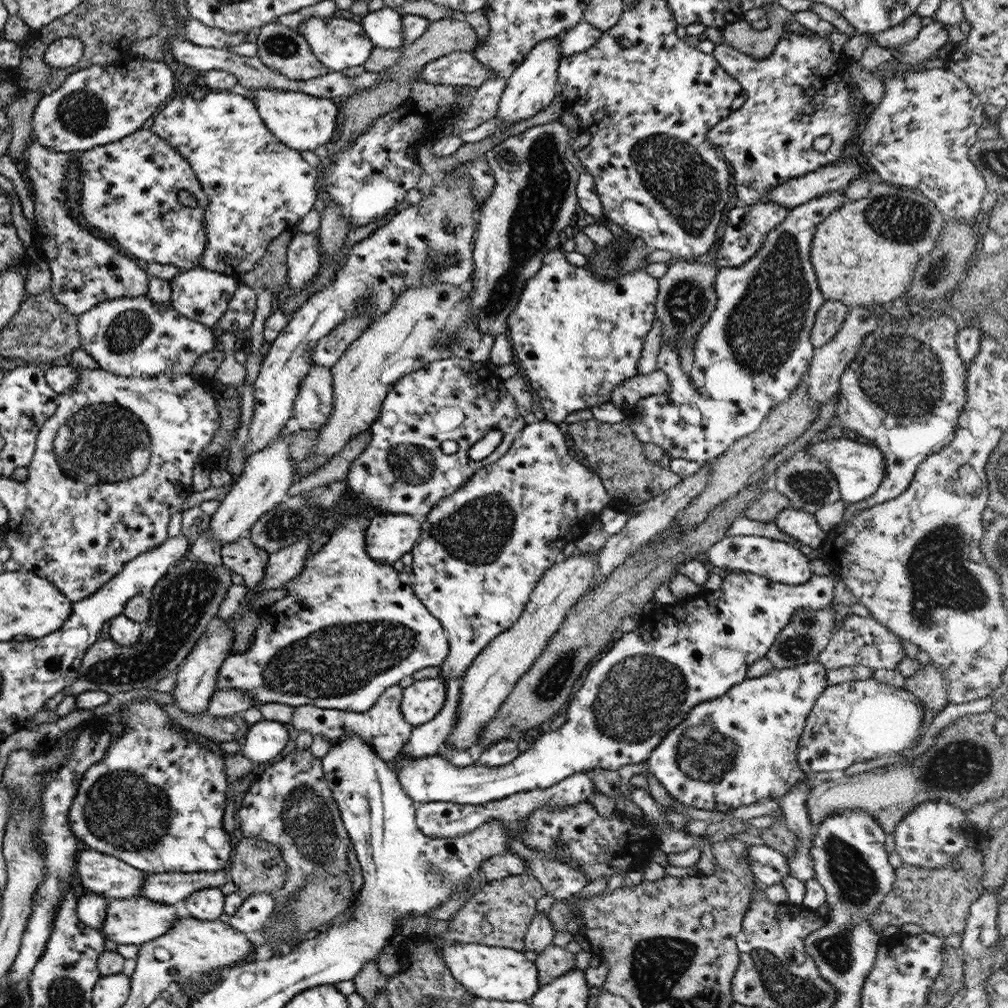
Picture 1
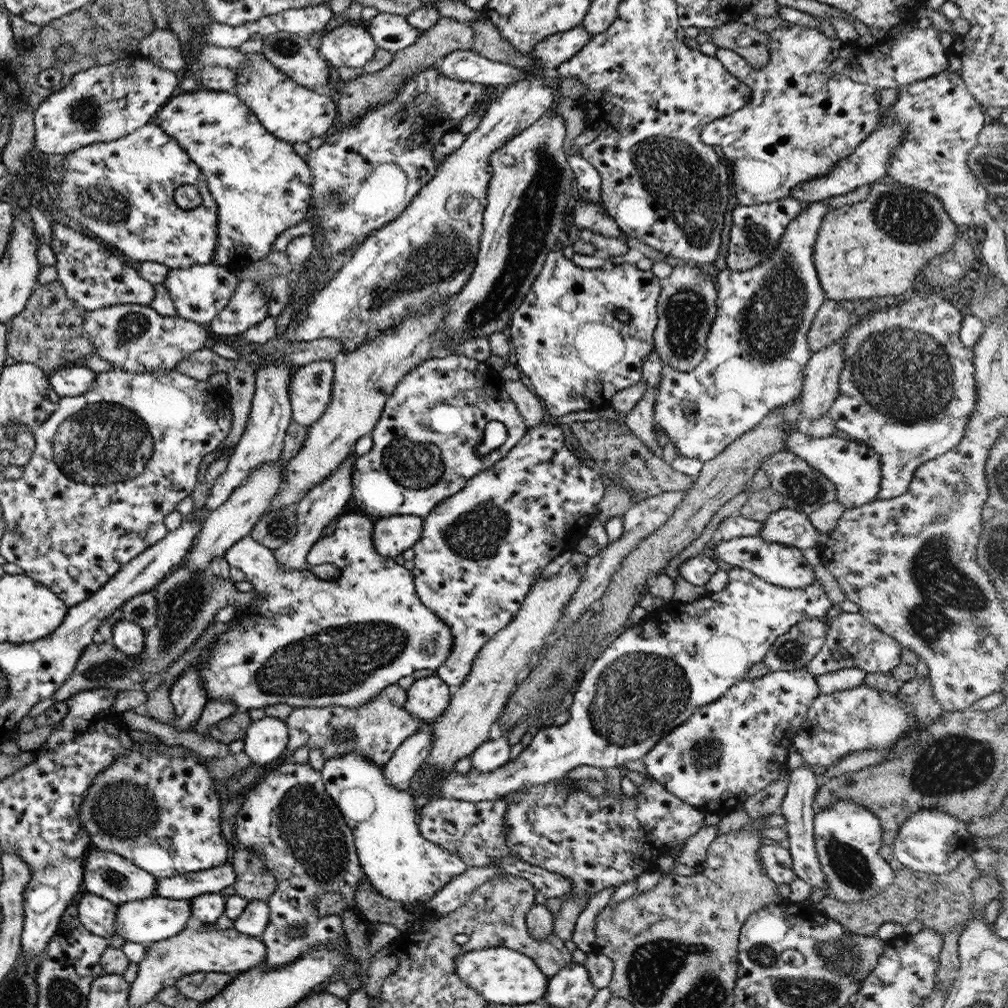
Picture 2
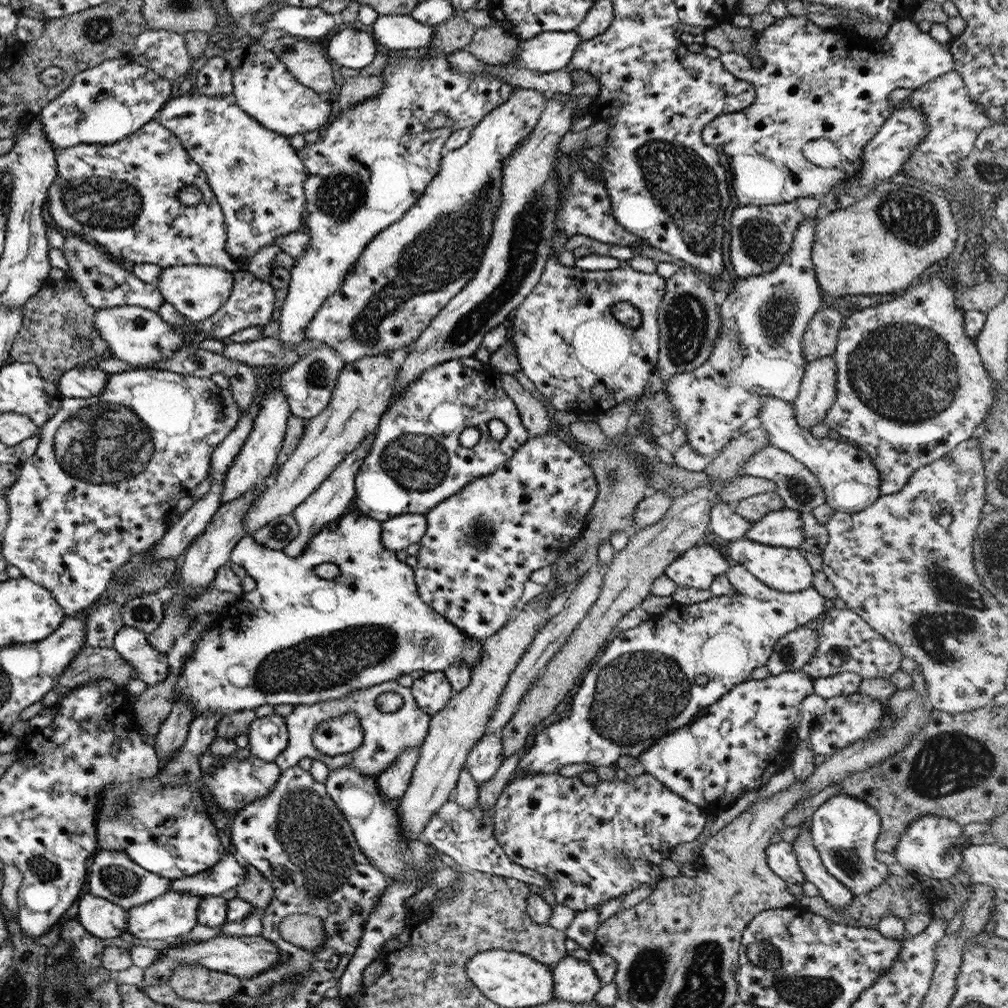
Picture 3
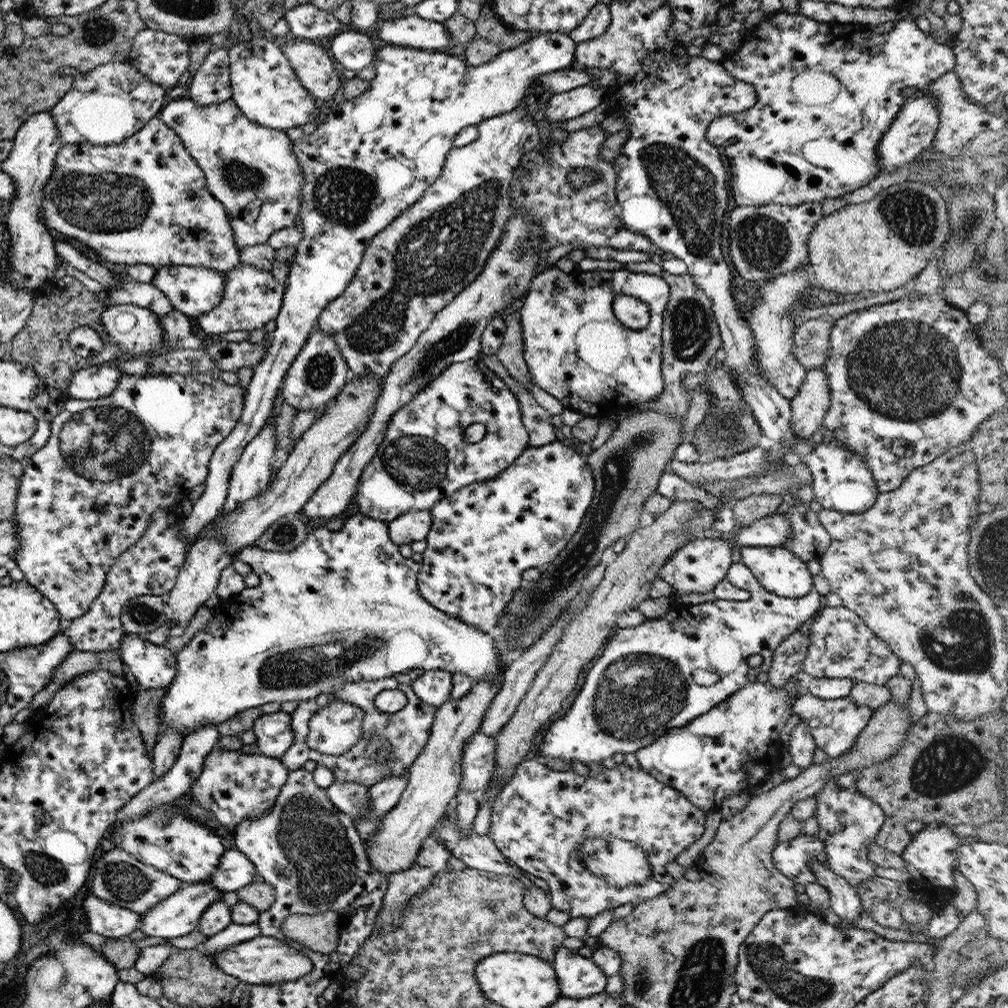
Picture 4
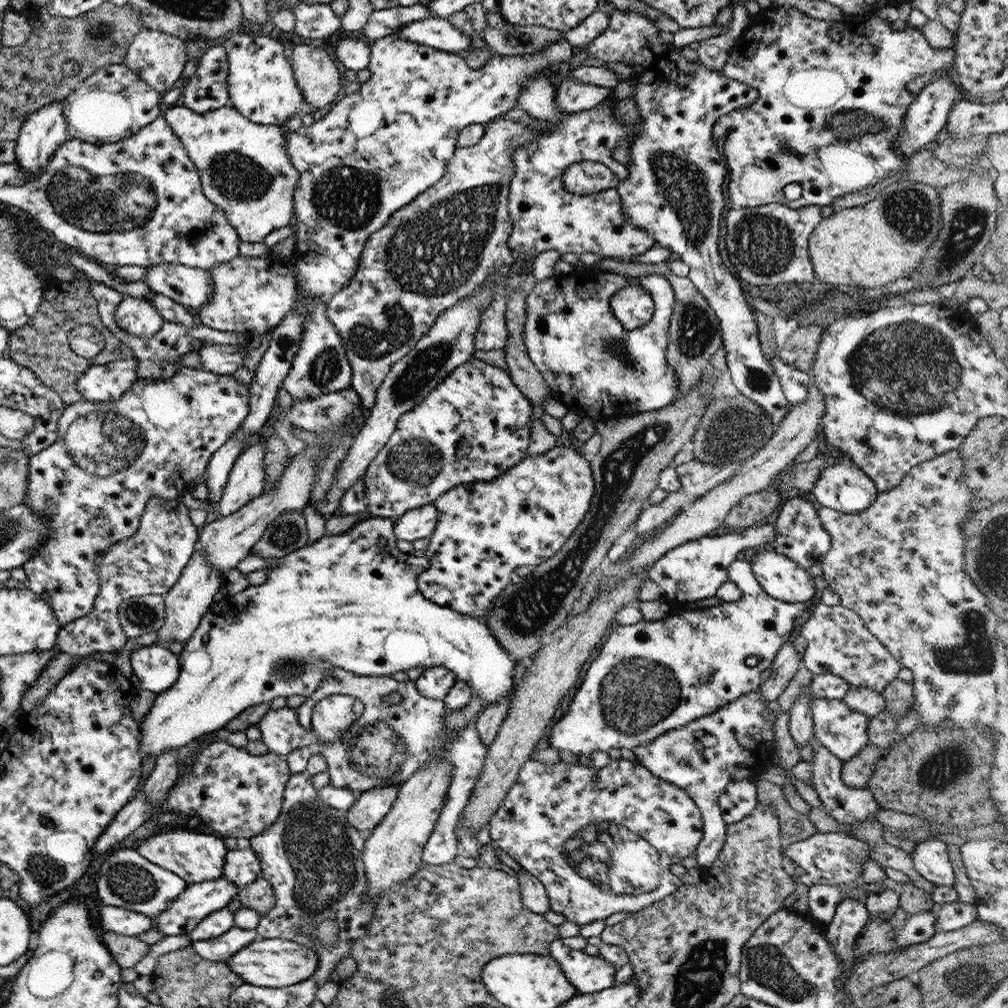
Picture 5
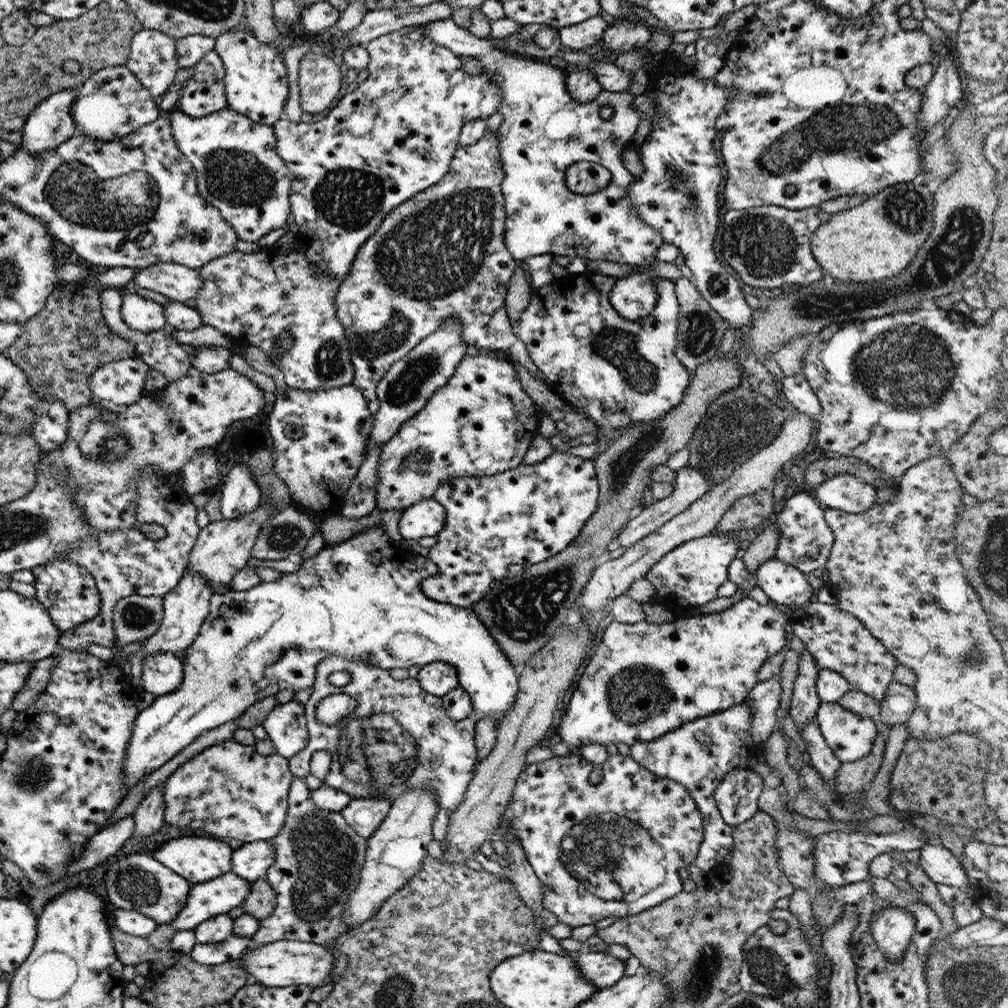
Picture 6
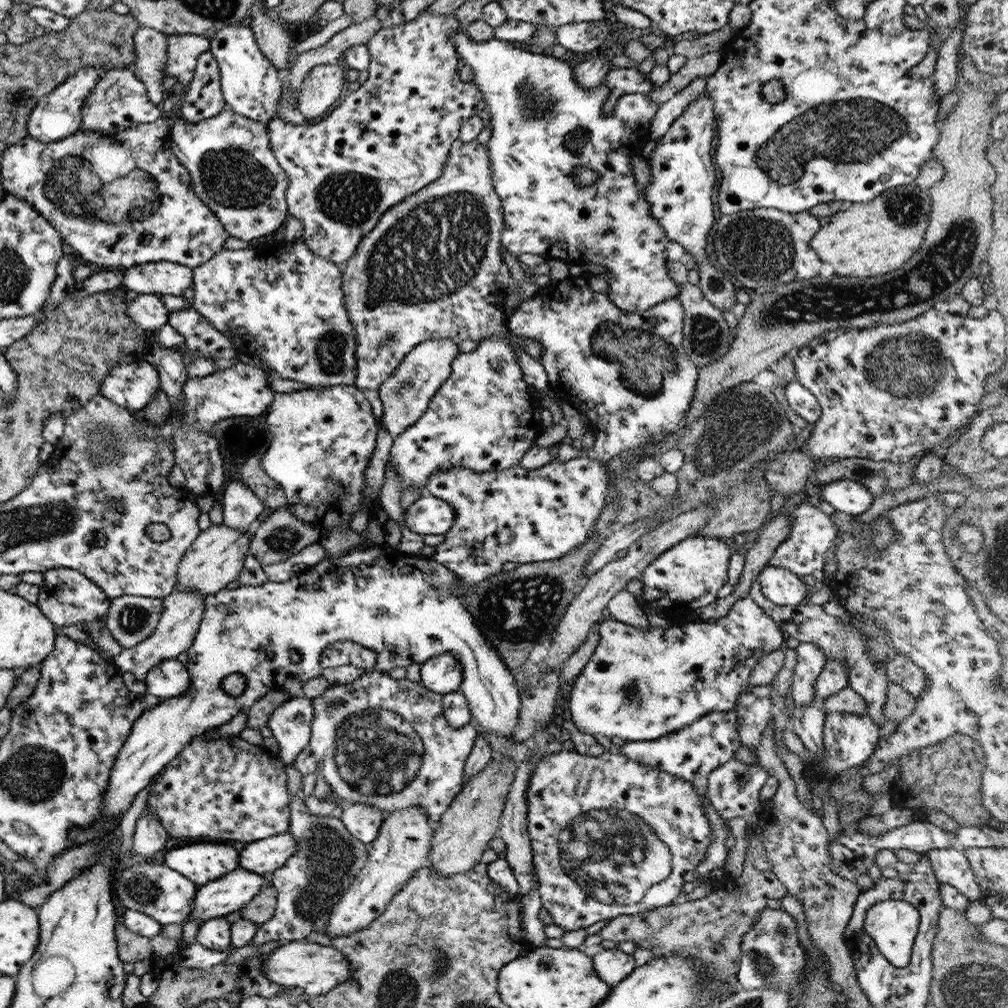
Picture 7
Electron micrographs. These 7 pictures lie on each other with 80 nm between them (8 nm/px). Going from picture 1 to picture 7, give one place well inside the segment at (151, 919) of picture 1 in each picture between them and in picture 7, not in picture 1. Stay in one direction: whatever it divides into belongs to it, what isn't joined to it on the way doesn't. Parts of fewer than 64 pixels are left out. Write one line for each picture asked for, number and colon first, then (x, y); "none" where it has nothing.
2: (147, 920)
3: (173, 914)
4: (178, 914)
5: (195, 901)
6: (207, 899)
7: (215, 899)

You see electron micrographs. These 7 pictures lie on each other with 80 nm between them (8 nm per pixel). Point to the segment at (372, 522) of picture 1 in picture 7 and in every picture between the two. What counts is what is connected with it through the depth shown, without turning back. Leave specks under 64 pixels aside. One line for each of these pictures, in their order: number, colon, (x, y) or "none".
2: (392, 535)
3: (398, 532)
4: (414, 525)
5: (413, 524)
6: (425, 518)
7: (427, 515)

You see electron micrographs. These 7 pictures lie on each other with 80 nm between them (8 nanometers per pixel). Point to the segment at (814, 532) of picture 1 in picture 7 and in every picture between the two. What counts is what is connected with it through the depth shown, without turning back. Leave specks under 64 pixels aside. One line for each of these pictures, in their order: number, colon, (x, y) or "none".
2: (784, 526)
3: (783, 528)
4: (773, 530)
5: (694, 570)
6: (693, 570)
7: (691, 571)

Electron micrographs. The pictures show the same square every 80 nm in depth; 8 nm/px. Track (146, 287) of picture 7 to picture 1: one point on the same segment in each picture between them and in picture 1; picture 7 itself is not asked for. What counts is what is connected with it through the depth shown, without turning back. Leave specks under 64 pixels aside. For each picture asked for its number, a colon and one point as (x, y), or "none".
1: (201, 295)
2: (198, 292)
3: (196, 291)
4: (193, 290)
5: (192, 288)
6: (177, 282)

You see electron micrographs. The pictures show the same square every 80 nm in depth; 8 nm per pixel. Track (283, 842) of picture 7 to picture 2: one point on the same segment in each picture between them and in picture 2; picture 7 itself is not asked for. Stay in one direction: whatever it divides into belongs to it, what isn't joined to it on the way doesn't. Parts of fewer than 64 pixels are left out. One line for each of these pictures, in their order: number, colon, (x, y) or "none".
2: (182, 886)
3: (227, 873)
4: (234, 870)
5: (241, 866)
6: (249, 861)

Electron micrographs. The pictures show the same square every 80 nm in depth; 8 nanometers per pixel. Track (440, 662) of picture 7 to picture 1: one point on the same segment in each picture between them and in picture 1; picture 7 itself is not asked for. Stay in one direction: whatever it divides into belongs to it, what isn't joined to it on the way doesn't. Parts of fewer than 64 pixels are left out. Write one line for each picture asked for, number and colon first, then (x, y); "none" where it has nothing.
1: (421, 701)
2: (427, 697)
3: (431, 692)
4: (433, 687)
5: (434, 682)
6: (436, 678)

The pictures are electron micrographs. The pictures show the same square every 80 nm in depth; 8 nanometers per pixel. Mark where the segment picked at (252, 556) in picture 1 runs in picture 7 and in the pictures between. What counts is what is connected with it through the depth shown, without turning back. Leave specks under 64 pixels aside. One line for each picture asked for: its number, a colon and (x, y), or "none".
2: (307, 642)
3: (294, 638)
4: (343, 606)
5: (350, 601)
6: (253, 643)
7: (408, 613)

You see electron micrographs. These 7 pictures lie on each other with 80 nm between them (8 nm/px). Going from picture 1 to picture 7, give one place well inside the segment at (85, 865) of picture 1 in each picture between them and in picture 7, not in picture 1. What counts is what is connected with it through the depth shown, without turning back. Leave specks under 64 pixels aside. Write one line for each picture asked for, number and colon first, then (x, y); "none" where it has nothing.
2: (110, 876)
3: (111, 875)
4: (118, 878)
5: (127, 880)
6: (137, 882)
7: (151, 888)

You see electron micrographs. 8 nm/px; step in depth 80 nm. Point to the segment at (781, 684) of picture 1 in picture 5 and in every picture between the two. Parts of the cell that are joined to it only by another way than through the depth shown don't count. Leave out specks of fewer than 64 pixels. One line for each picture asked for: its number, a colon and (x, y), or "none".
2: (731, 748)
3: (733, 746)
4: (718, 753)
5: (701, 757)

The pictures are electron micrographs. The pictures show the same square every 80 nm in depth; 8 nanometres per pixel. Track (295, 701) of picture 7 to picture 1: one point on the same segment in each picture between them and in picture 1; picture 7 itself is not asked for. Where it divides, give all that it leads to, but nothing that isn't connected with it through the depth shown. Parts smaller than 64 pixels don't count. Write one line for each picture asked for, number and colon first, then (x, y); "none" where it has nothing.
1: (263, 740)
2: (265, 739)
3: (267, 736)
4: (273, 735)
5: (280, 732)
6: (285, 726)

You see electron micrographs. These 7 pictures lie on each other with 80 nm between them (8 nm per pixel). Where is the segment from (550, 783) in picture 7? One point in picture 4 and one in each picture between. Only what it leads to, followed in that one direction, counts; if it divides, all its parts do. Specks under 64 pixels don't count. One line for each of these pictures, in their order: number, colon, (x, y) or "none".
4: (598, 841)
5: (600, 841)
6: (611, 849)

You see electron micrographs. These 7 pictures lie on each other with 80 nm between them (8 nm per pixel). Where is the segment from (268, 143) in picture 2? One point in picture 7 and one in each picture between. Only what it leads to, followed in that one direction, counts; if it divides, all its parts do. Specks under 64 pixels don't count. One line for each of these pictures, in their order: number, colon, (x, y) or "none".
3: (257, 179)
4: (250, 169)
5: (243, 167)
6: (238, 171)
7: (233, 171)

